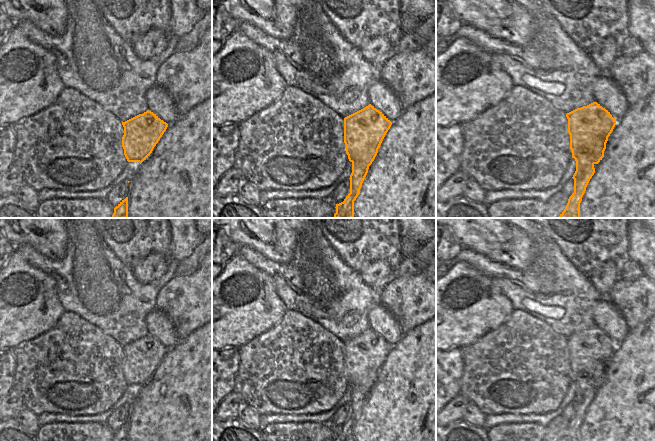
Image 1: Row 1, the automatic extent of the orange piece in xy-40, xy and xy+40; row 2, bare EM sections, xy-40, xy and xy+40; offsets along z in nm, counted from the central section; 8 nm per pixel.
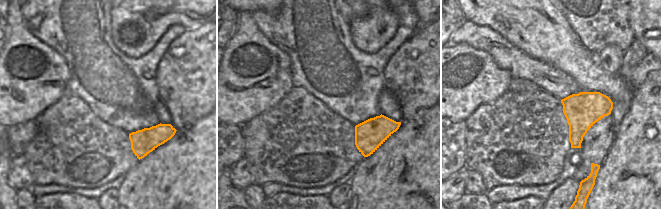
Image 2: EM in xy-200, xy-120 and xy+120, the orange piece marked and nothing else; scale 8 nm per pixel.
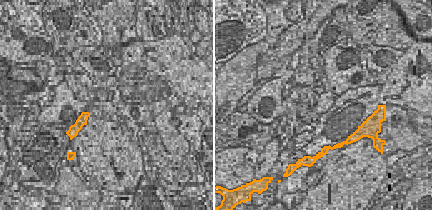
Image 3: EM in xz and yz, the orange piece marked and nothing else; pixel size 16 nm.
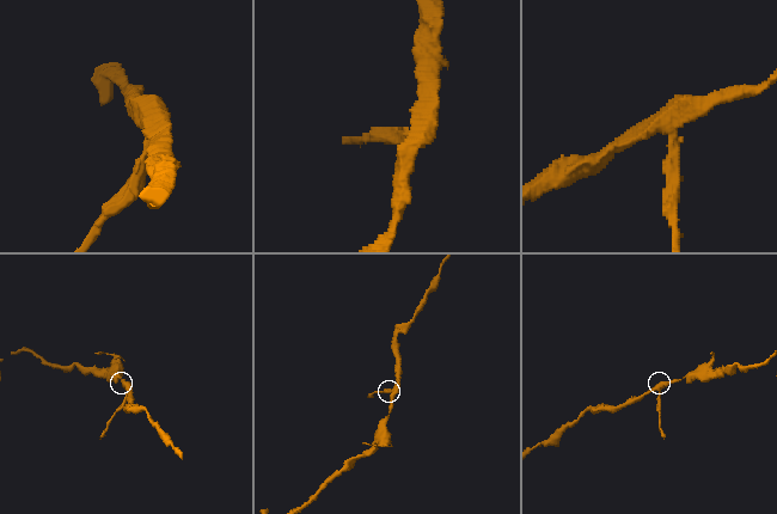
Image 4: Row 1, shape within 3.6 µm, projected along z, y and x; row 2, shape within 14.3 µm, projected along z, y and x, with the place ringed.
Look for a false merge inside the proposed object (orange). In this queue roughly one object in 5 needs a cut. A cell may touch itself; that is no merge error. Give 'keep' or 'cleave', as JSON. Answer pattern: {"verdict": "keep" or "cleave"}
{"verdict": "cleave"}

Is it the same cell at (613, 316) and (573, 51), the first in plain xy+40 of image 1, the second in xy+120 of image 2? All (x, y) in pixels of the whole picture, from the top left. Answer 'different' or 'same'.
same

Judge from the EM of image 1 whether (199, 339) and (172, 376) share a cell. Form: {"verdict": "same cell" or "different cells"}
{"verdict": "same cell"}

